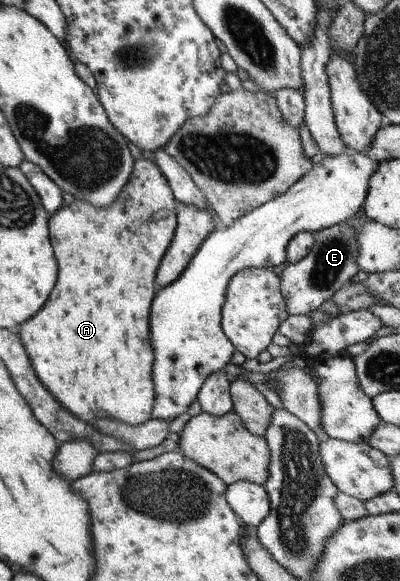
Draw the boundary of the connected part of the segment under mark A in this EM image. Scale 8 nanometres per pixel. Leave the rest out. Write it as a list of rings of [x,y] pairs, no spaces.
[[[141,157],[133,159],[131,174],[128,176],[117,198],[108,207],[97,208],[86,200],[75,199],[68,206],[56,210],[48,218],[48,235],[59,268],[59,276],[57,276],[57,282],[55,282],[47,302],[43,304],[43,308],[35,316],[31,316],[31,320],[22,322],[17,334],[21,336],[20,341],[23,342],[24,351],[29,356],[29,362],[31,362],[31,366],[35,370],[35,376],[39,378],[38,381],[47,386],[48,393],[53,395],[54,399],[58,400],[64,409],[67,409],[75,418],[89,423],[91,426],[93,419],[99,417],[114,418],[133,426],[141,424],[144,420],[150,418],[150,410],[154,399],[151,380],[154,358],[149,344],[147,314],[149,314],[149,304],[151,304],[151,300],[157,292],[154,286],[154,276],[161,257],[171,242],[176,227],[176,203],[172,190],[157,165],[153,160]]]

